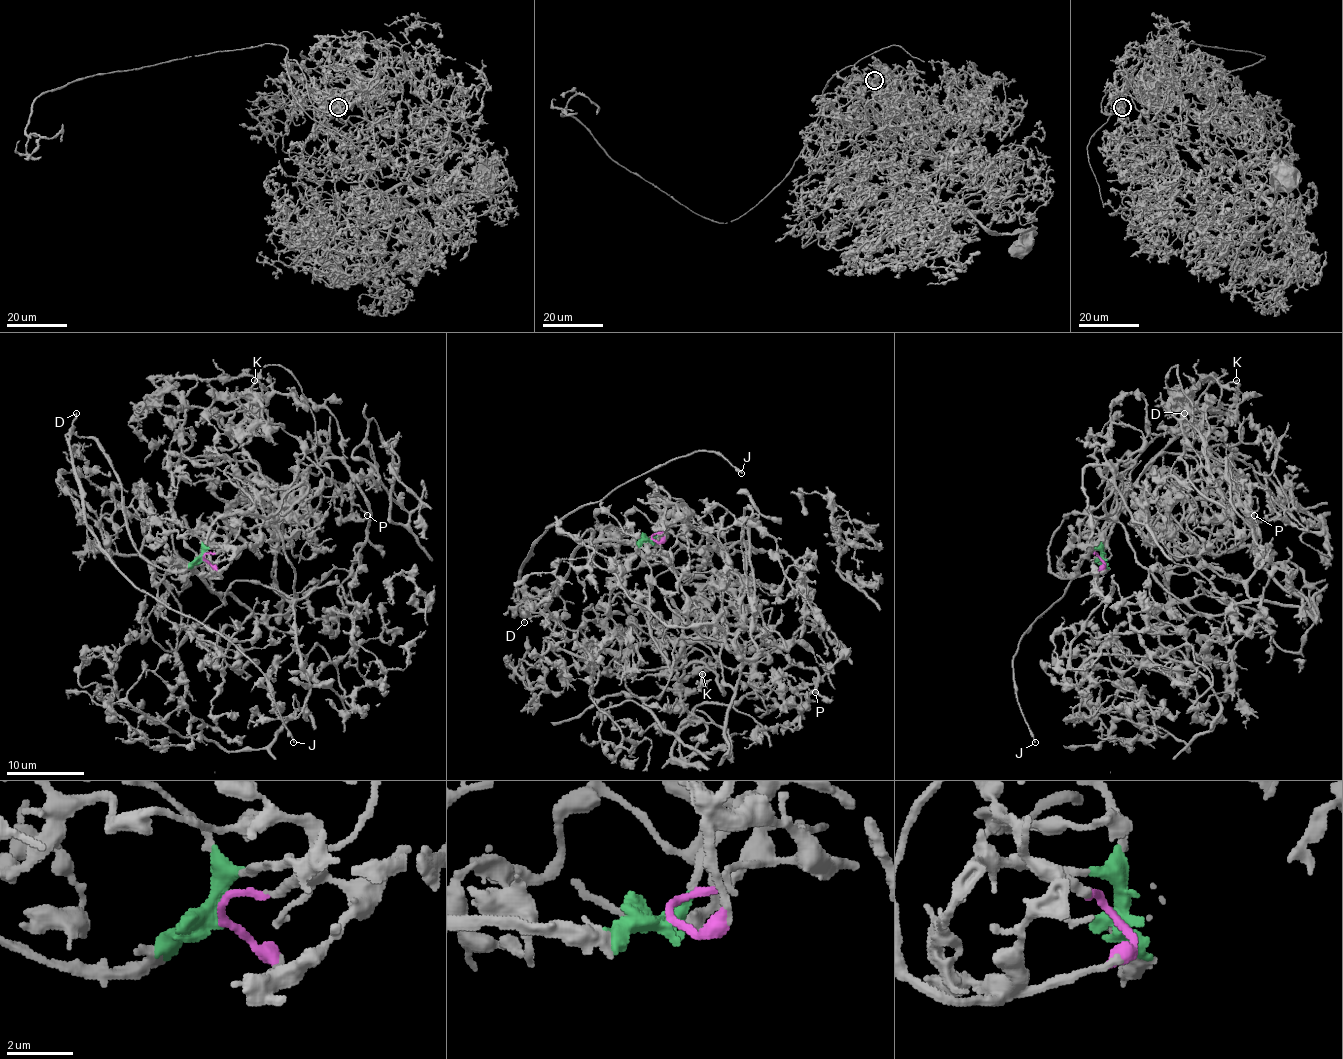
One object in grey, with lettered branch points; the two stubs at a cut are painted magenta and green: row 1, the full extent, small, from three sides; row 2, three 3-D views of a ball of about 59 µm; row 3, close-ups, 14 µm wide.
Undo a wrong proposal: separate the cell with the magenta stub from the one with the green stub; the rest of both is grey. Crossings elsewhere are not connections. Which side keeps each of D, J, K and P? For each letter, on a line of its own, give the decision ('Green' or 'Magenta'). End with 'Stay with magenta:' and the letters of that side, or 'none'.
D: Green
J: Green
K: Magenta
P: Magenta
Stay with magenta: K, P

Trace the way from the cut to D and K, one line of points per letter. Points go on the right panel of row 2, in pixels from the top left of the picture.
D: (1101, 560), (1105, 570), (1103, 552), (1130, 486), (1178, 437), (1175, 433), (1177, 420), (1184, 412)
K: (1101, 560), (1089, 511), (1178, 599), (1245, 603), (1237, 379)

